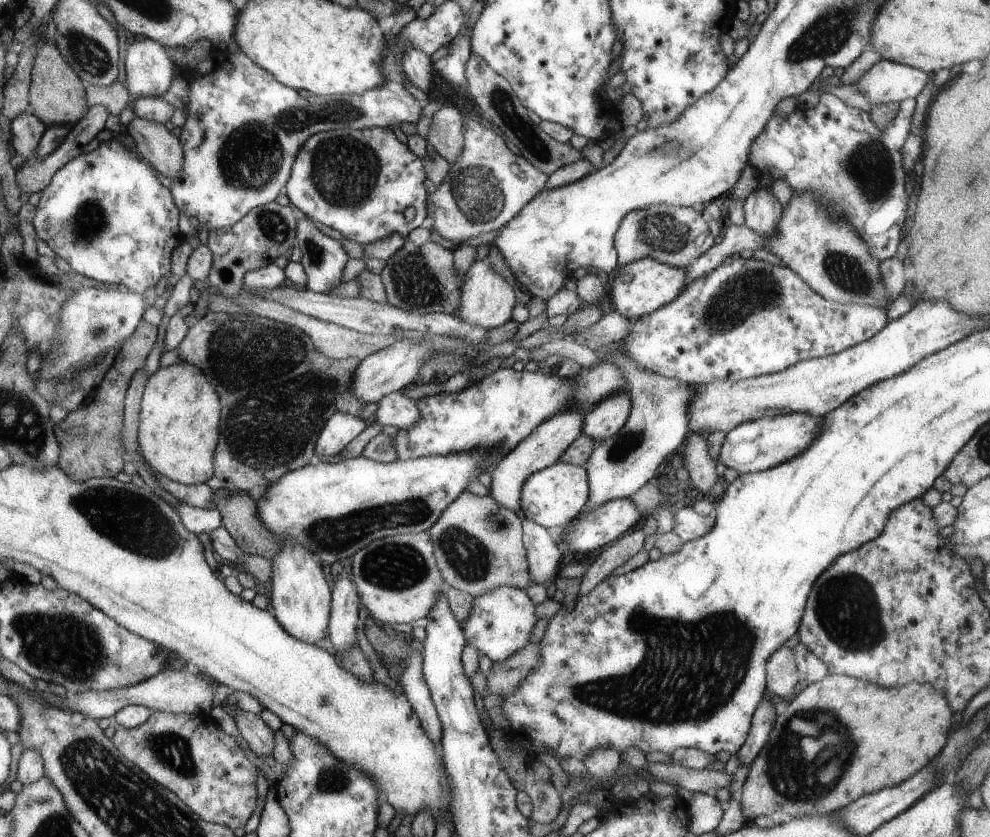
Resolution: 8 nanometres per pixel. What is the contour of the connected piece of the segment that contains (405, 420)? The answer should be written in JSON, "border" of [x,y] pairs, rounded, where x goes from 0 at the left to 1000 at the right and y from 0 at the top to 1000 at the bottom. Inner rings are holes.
{"border":[[[406,467],[398,468],[384,478],[379,495],[379,504],[385,509],[396,509],[402,514],[410,514],[412,509],[424,502],[424,490],[419,478],[412,476]]]}

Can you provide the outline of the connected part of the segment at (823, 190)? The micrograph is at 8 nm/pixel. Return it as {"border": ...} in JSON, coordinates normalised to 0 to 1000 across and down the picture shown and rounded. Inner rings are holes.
{"border":[[[830,110],[822,129],[806,127],[796,141],[785,134],[780,136],[772,157],[762,167],[758,177],[757,191],[764,198],[769,213],[770,205],[778,205],[783,216],[785,213],[795,215],[801,228],[818,228],[847,259],[860,263],[865,275],[880,296],[880,302],[887,309],[895,311],[905,305],[905,296],[911,289],[911,272],[915,263],[917,232],[913,227],[915,215],[911,198],[911,177],[921,153],[921,139],[925,131],[925,119],[917,117],[908,123],[909,131],[895,153],[887,153],[879,142],[879,136],[861,129],[841,112]]]}

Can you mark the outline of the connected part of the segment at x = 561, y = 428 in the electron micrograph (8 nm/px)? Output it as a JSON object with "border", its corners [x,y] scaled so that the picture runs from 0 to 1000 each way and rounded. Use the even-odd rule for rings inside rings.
{"border":[[[572,490],[566,495],[560,495],[548,507],[536,517],[528,529],[523,530],[505,553],[495,564],[497,569],[497,581],[495,581],[495,594],[501,597],[507,607],[517,609],[521,614],[526,614],[525,588],[528,588],[529,576],[533,569],[559,557],[565,552],[570,540],[577,534],[577,529],[585,523],[590,509],[590,499],[596,490],[584,492],[584,490]]]}

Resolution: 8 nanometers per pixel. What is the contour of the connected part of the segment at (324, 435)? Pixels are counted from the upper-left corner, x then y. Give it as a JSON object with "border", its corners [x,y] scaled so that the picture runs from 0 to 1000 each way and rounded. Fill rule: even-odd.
{"border":[[[339,492],[327,507],[327,514],[317,530],[318,542],[321,545],[337,545],[343,542],[347,535],[356,529],[371,511],[370,504],[363,497]]]}

